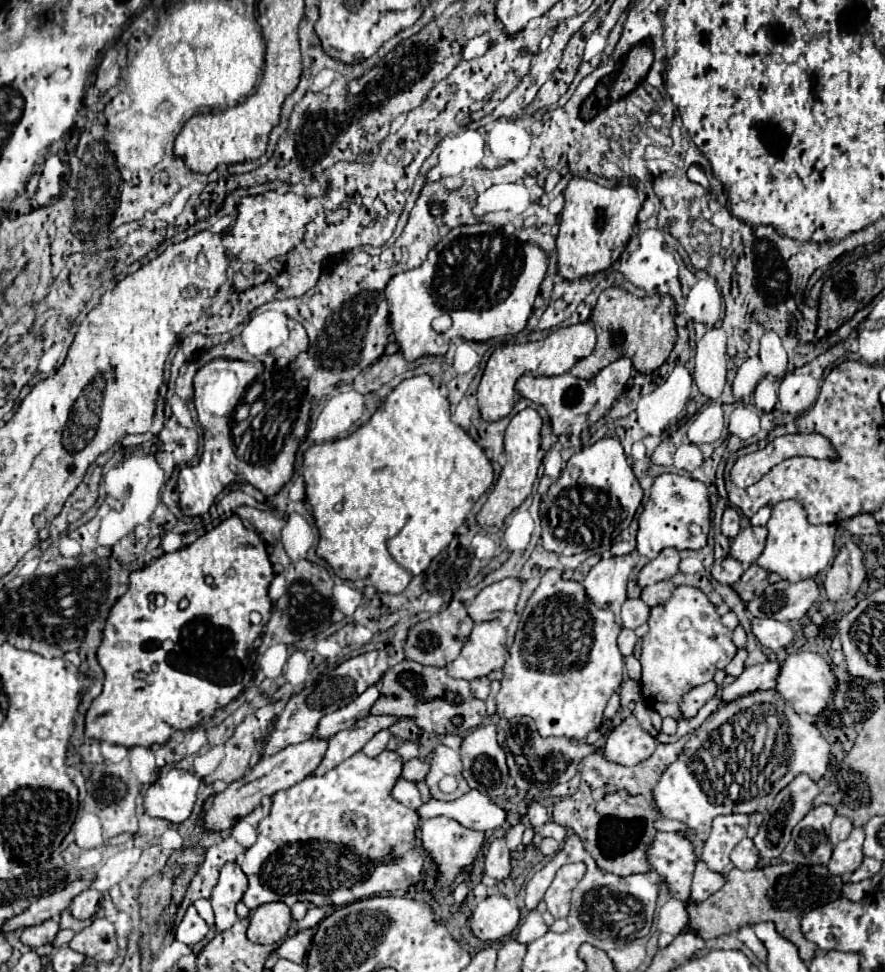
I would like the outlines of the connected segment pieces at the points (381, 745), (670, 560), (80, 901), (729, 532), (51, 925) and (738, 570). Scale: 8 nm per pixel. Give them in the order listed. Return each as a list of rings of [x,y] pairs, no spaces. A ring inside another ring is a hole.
[[[383,729],[383,731],[379,731],[361,751],[367,755],[367,757],[377,757],[385,747],[387,747],[387,743],[389,743],[389,739],[391,739],[391,733],[389,733],[389,729]]]
[[[663,549],[655,559],[651,559],[641,571],[637,583],[641,587],[653,585],[663,579],[671,579],[675,573],[679,573],[679,551],[677,549]]]
[[[85,889],[71,903],[73,917],[77,917],[77,919],[91,919],[97,913],[97,909],[99,909],[99,899],[101,899],[101,893],[99,891]]]
[[[727,507],[723,513],[723,523],[721,523],[721,531],[725,537],[733,539],[739,533],[739,525],[741,525],[741,517],[739,511],[733,507]]]
[[[49,919],[49,921],[41,923],[41,925],[23,929],[23,933],[21,933],[21,943],[27,945],[27,947],[31,947],[31,949],[37,949],[37,947],[41,947],[41,945],[53,943],[57,931],[59,931],[59,923],[55,923],[55,921]]]
[[[725,557],[723,563],[719,563],[719,565],[713,567],[711,575],[713,575],[713,579],[719,581],[721,585],[733,585],[733,583],[737,583],[737,581],[741,579],[743,567],[741,567],[739,561],[735,561],[735,559],[731,559],[731,557]]]

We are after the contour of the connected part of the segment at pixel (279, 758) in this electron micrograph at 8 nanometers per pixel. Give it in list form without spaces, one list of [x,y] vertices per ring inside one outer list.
[[[313,737],[309,741],[303,741],[303,743],[297,743],[297,745],[289,745],[289,747],[285,747],[283,751],[279,751],[275,755],[263,757],[259,761],[259,765],[247,769],[247,773],[241,779],[229,783],[225,791],[221,791],[219,795],[213,797],[213,803],[207,809],[207,813],[205,813],[205,829],[207,831],[223,831],[235,819],[249,815],[261,803],[263,795],[271,797],[277,791],[283,791],[283,789],[289,789],[289,787],[297,785],[299,781],[303,781],[307,775],[311,775],[315,771],[315,767],[323,759],[325,749],[327,749],[327,741]]]

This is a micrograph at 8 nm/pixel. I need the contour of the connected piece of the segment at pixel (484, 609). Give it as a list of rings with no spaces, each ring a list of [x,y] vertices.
[[[503,579],[479,591],[479,595],[467,603],[469,617],[475,623],[497,619],[499,615],[513,611],[519,599],[521,583],[519,579]]]

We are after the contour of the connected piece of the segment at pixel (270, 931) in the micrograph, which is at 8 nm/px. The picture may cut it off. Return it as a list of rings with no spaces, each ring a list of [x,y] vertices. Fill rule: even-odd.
[[[265,903],[251,911],[247,939],[259,945],[277,943],[287,935],[291,925],[291,911],[285,903]]]

